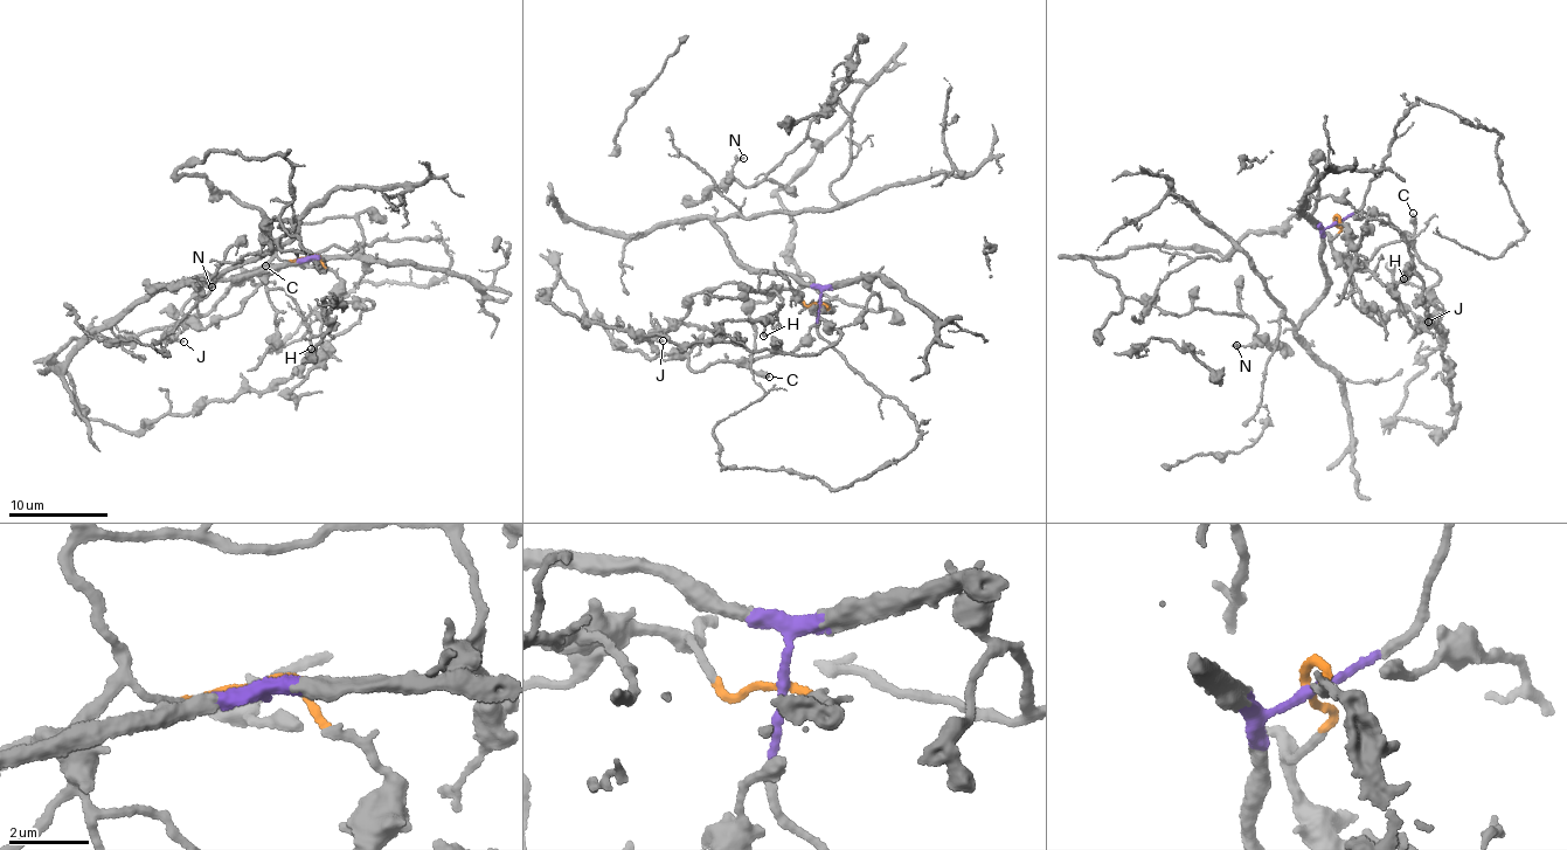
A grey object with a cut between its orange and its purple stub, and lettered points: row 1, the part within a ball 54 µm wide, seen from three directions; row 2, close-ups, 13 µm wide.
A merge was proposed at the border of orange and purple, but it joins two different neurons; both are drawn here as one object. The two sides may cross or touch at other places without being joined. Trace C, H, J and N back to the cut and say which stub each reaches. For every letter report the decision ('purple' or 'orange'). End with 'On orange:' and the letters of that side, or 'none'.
C: purple
H: orange
J: purple
N: orange
On orange: H, N

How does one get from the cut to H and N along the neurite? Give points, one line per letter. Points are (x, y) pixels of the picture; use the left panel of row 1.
H: (310, 257), (274, 260), (267, 285), (282, 290), (293, 299), (316, 352), (311, 347)
N: (310, 257), (177, 174), (210, 151), (279, 154), (293, 193), (271, 250), (210, 288)

